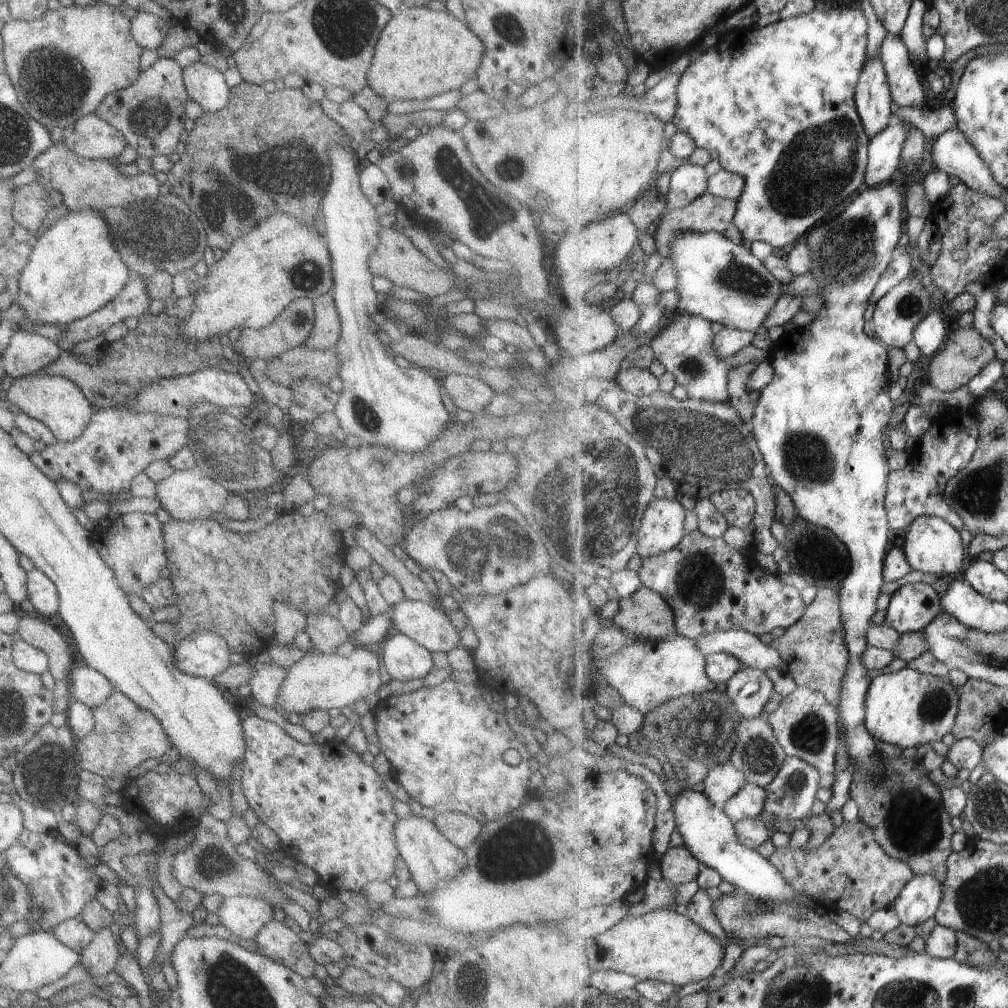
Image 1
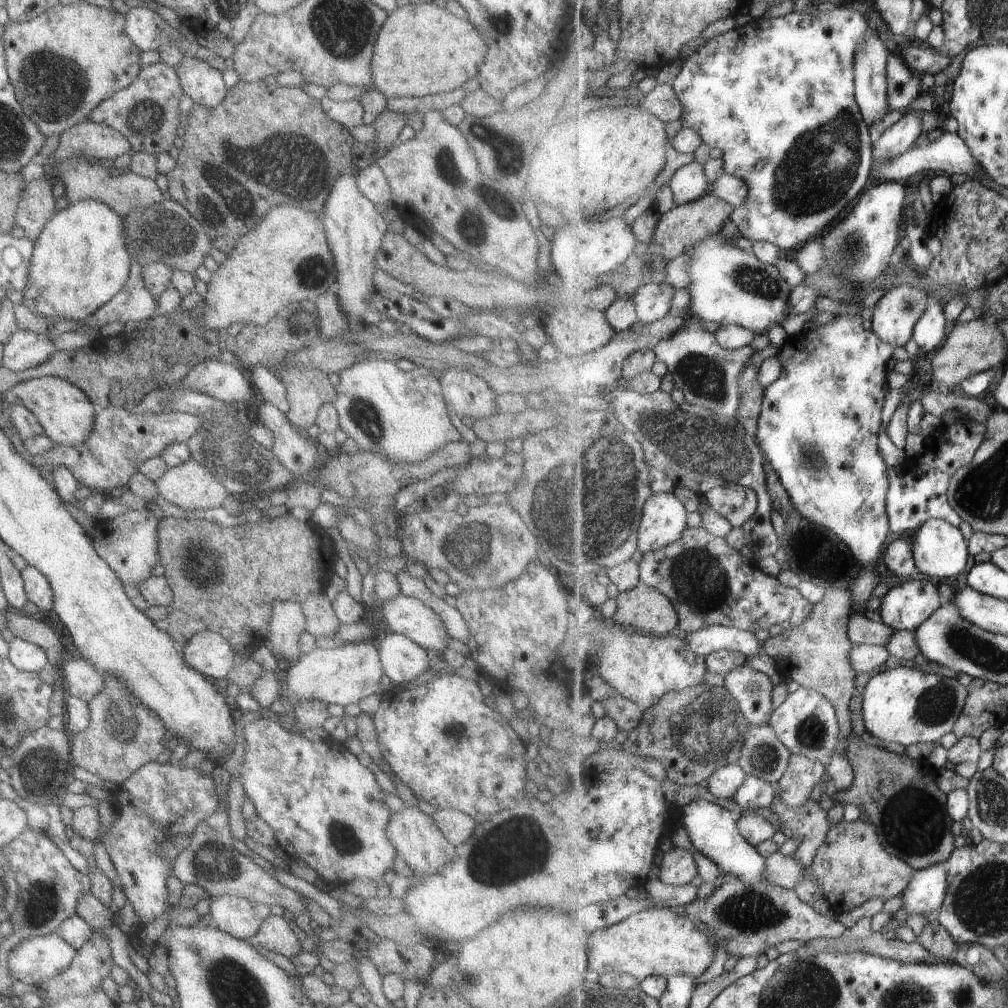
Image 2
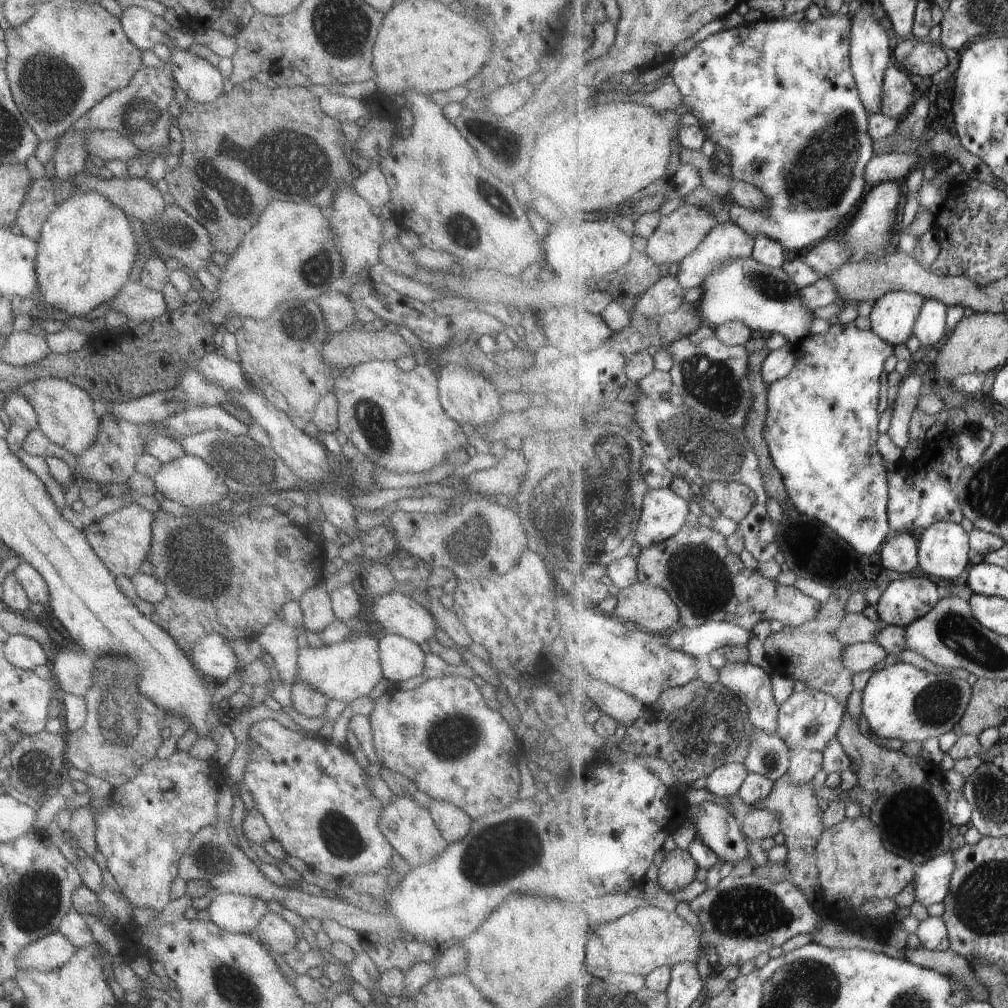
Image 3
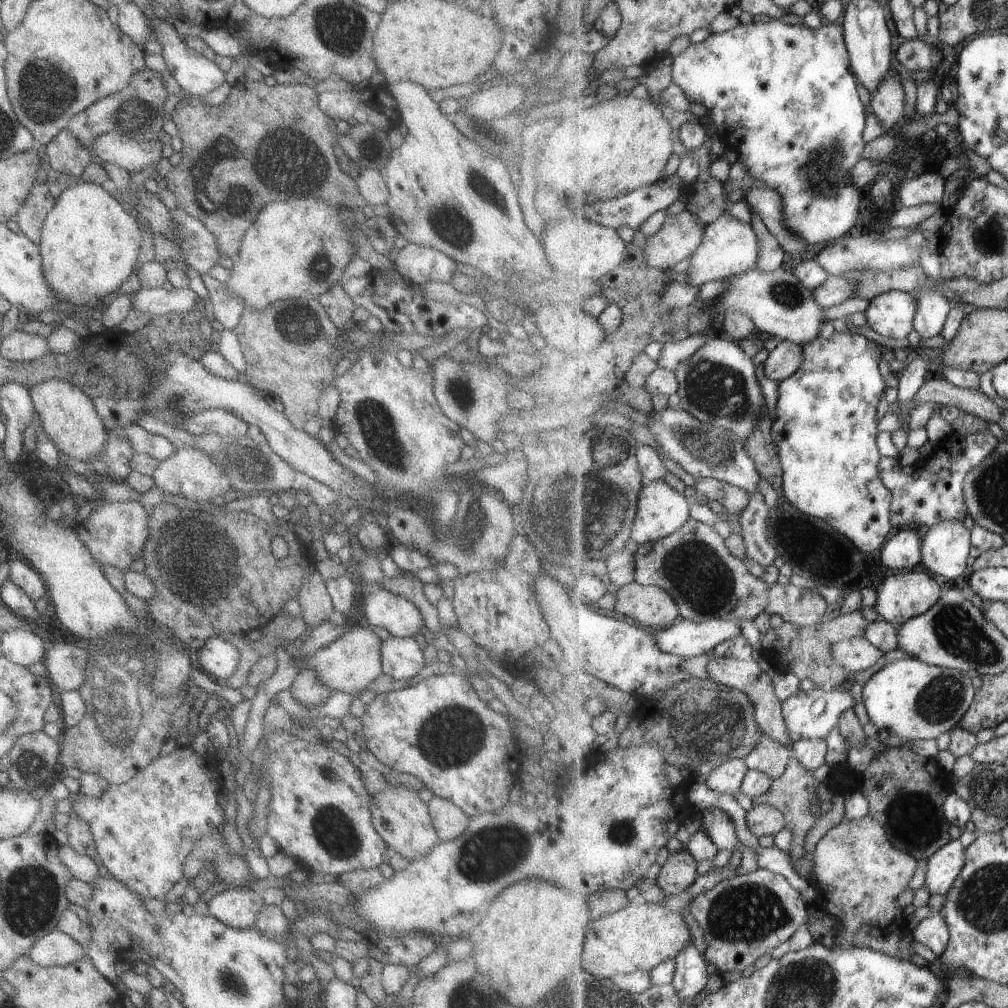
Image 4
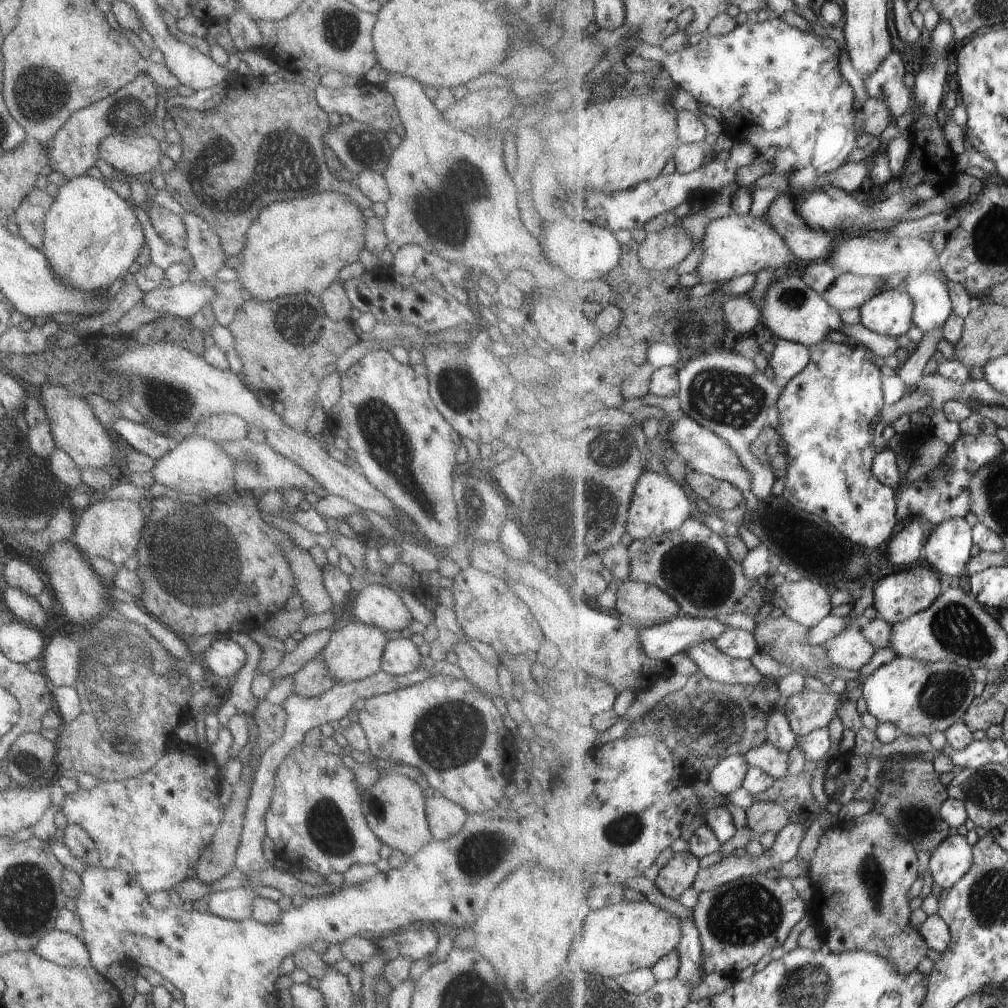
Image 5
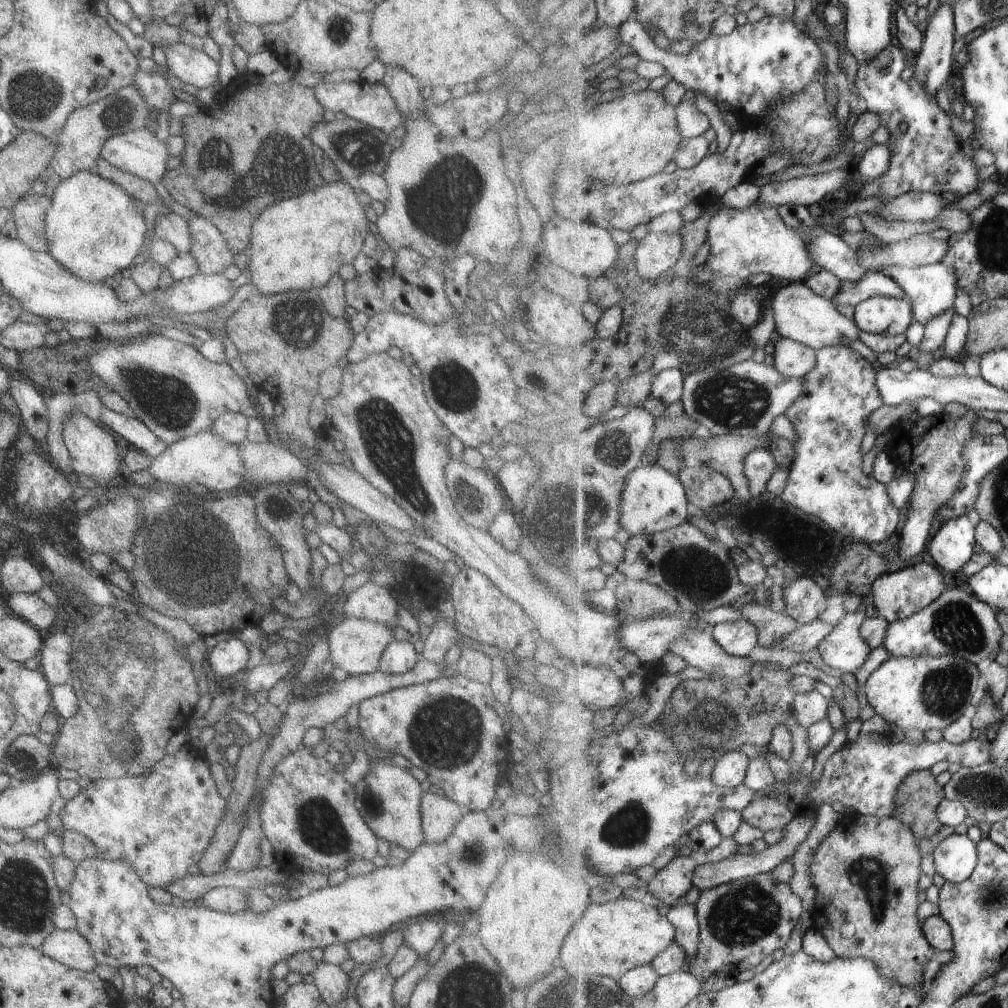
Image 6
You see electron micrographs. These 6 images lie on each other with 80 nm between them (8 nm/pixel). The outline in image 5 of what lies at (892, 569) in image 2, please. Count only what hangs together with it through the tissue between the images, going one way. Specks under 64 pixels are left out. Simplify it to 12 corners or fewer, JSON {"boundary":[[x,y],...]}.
{"boundary":[[913,520],[888,543],[887,560],[909,567],[922,557],[928,525]]}

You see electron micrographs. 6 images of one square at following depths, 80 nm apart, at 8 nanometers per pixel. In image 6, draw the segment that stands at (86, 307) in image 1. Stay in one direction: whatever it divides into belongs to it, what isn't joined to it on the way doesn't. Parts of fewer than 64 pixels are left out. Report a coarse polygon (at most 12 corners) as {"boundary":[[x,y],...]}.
{"boundary":[[75,172],[44,215],[46,254],[86,282],[149,238],[121,186]]}

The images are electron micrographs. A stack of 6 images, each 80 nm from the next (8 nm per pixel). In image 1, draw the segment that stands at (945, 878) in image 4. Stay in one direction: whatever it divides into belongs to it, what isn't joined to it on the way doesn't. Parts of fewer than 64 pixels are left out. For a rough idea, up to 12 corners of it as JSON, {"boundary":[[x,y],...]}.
{"boundary":[[915,875],[893,905],[915,927],[936,916],[937,876]]}

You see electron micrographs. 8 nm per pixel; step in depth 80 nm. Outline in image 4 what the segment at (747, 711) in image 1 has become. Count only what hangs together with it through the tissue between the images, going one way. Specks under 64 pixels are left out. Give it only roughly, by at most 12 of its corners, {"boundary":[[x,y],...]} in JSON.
{"boundary":[[707,654],[708,678],[747,694],[764,734],[793,746],[772,677]]}

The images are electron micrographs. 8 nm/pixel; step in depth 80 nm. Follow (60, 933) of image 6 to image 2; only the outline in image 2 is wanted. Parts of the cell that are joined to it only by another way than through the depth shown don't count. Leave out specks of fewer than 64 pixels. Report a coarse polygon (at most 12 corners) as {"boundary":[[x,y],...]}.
{"boundary":[[55,932],[10,950],[15,983],[35,986],[65,970],[75,951]]}

